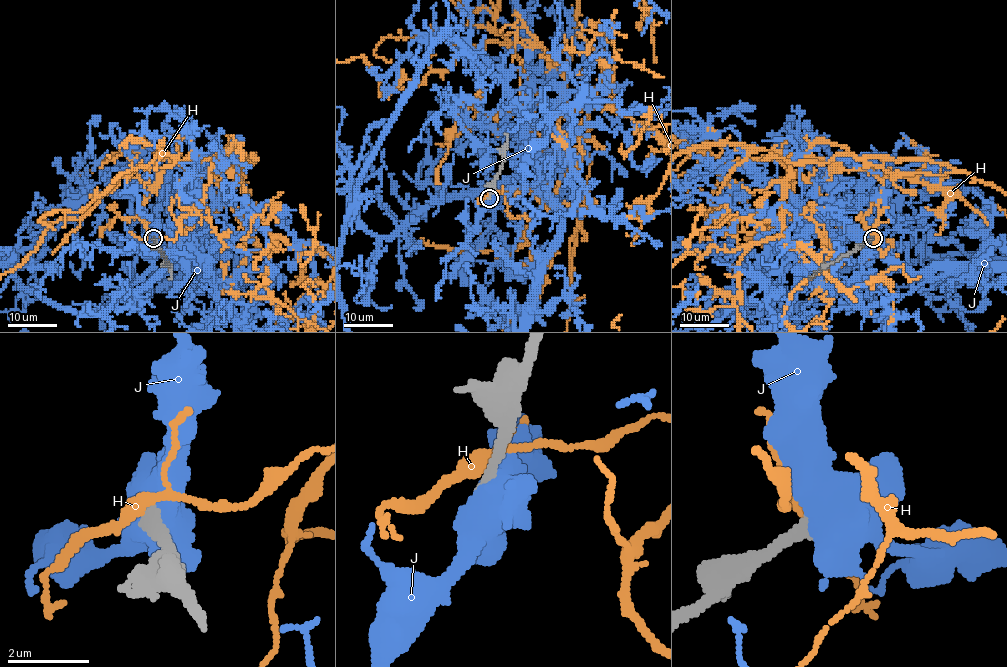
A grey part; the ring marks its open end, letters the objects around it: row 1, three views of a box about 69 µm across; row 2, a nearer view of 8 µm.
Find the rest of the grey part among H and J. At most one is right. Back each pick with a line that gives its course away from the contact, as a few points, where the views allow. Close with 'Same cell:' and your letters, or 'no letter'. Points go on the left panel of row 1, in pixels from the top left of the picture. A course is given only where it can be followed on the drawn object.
Same cell: no letter

